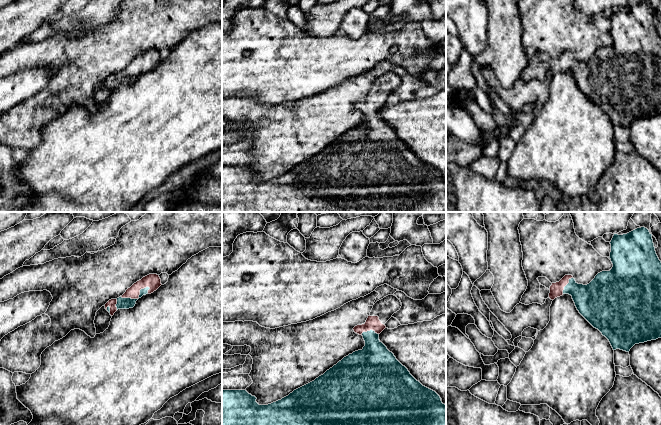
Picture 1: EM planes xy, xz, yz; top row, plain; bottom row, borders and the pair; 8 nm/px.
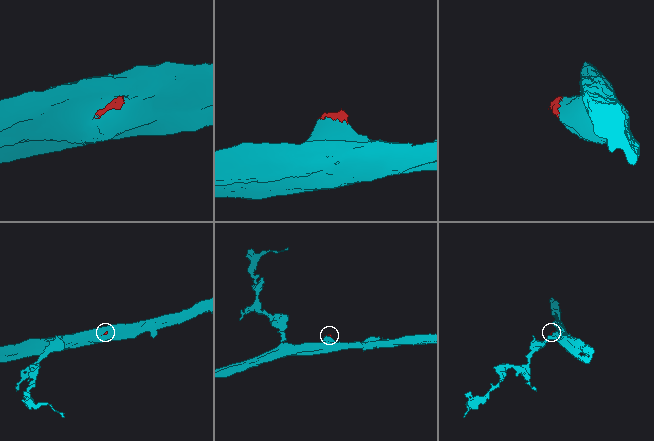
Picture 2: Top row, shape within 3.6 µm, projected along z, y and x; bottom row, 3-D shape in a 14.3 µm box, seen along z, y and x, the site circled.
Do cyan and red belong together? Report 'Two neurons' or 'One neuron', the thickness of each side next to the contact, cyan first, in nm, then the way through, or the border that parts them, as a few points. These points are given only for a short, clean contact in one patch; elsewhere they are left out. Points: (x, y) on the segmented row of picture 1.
One neuron. Thickness 100 nm (cyan) against 120 nm

